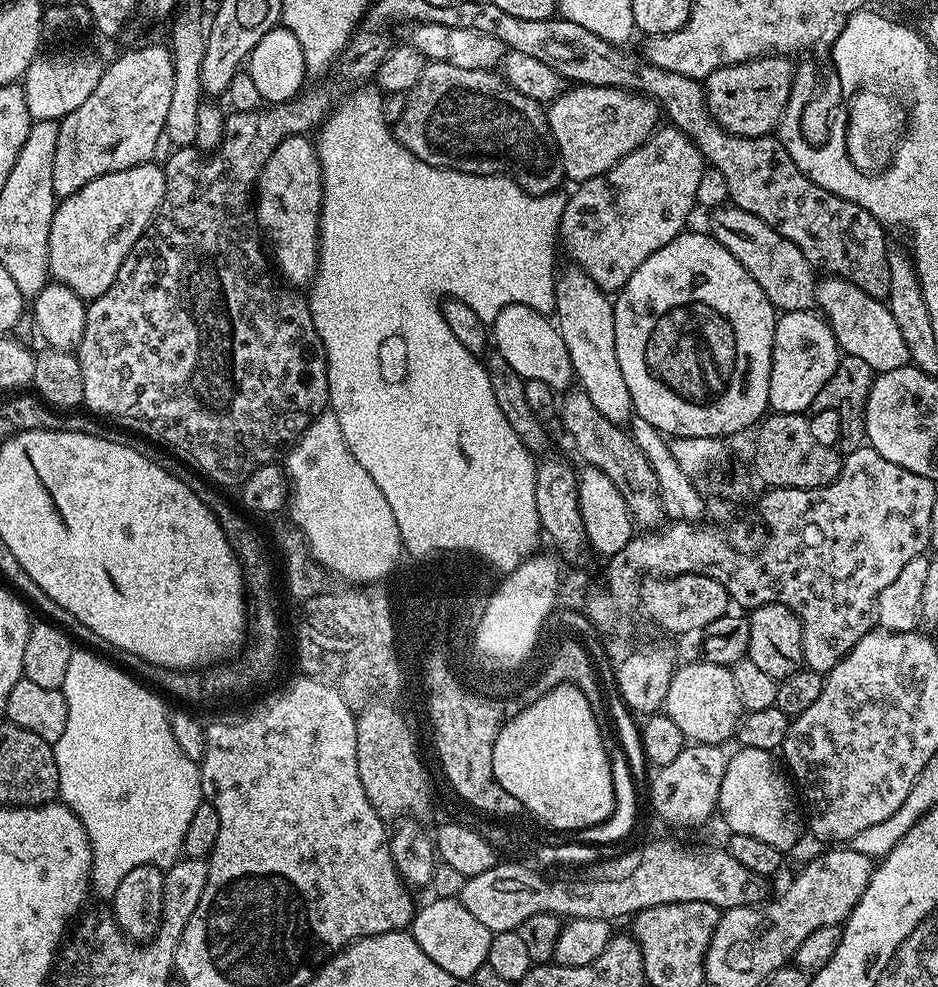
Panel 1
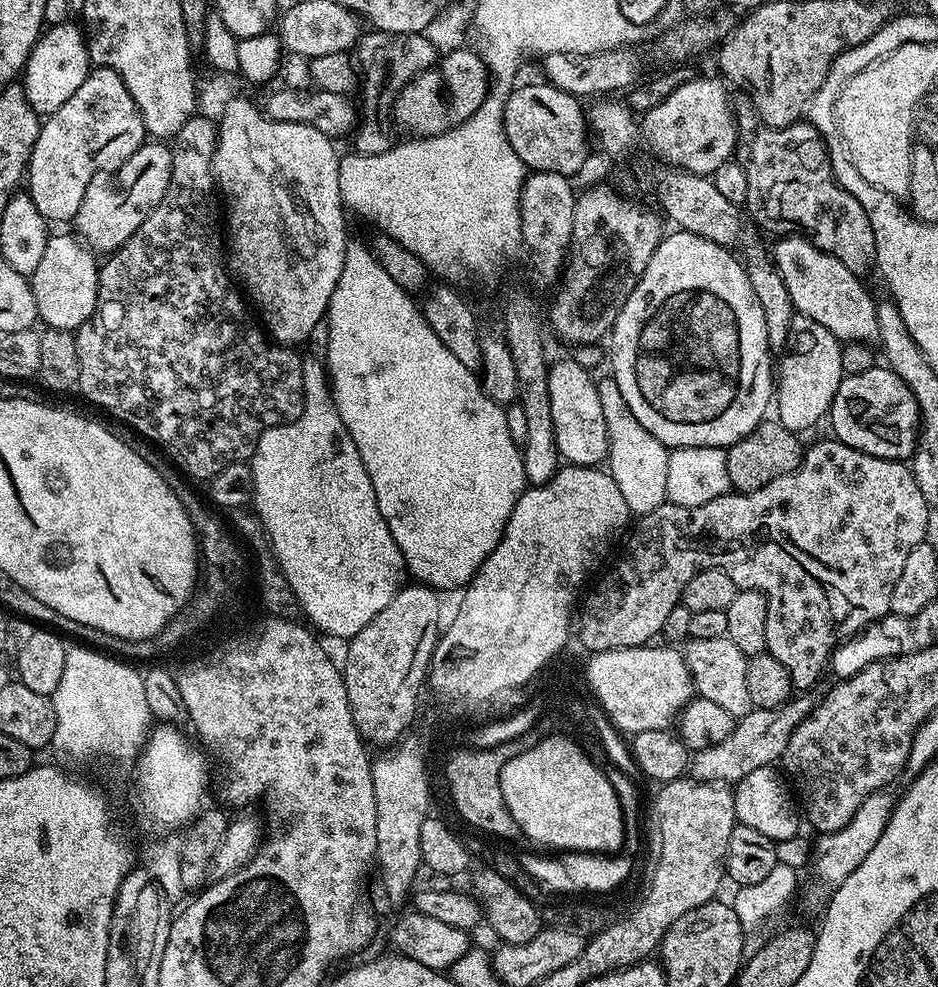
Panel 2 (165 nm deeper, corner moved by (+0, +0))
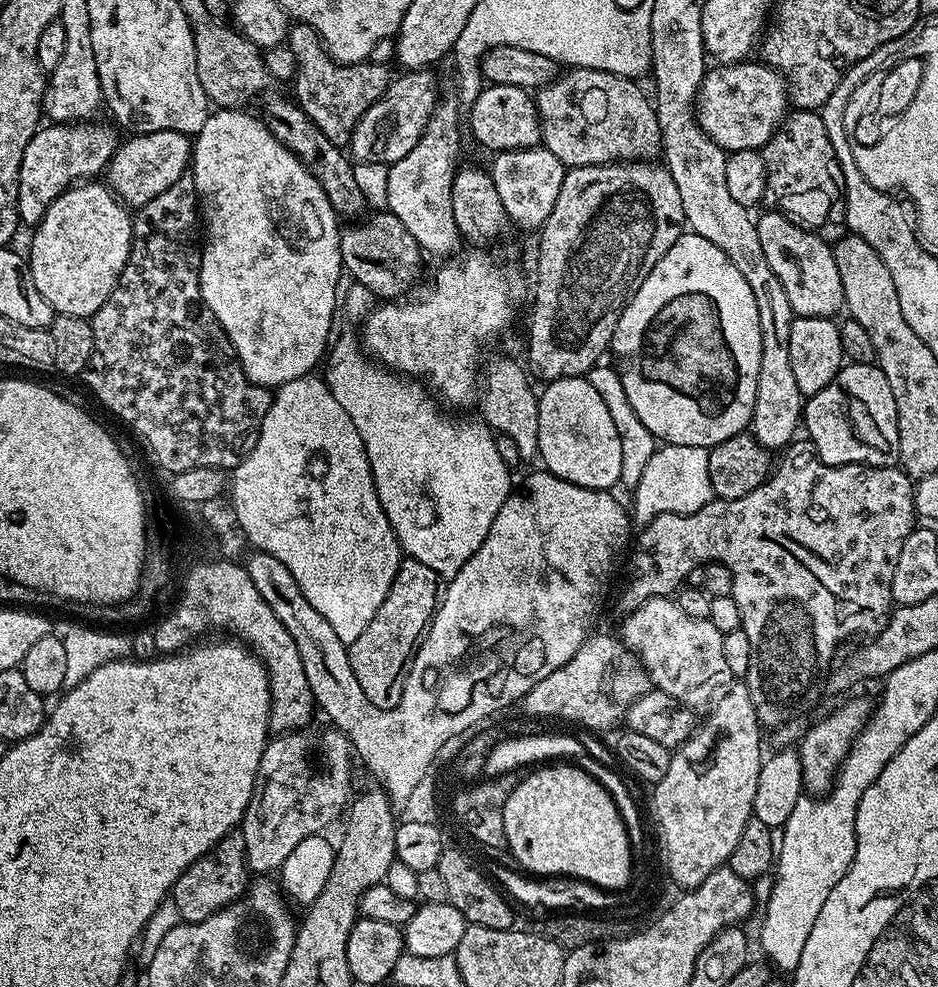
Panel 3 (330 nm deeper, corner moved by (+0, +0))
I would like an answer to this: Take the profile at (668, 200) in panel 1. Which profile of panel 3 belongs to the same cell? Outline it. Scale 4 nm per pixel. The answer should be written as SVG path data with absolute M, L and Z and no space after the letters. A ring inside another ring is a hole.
M758 60L717 63L712 67L705 71L700 95L696 97L696 121L725 153L763 149L787 115L787 81L775 68Z

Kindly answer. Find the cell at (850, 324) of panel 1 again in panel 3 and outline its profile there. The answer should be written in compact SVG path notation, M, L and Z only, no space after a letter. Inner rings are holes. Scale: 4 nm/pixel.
M779 210L765 211L764 217L756 220L758 242L762 242L762 251L766 253L766 262L770 262L770 270L778 274L778 282L782 282L782 290L786 290L786 298L790 298L790 306L796 316L827 316L835 317L836 311L844 308L842 294L842 278L838 274L838 265L834 263L832 244L815 231L802 228L789 220Z

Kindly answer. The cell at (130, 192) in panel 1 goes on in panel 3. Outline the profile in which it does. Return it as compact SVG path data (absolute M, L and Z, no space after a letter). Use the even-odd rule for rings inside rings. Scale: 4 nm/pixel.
M158 130L157 132L142 132L127 137L129 140L119 145L112 155L112 163L106 169L106 180L113 192L129 209L138 210L146 202L158 198L162 190L170 190L178 178L182 178L189 171L192 158L193 141L183 132L174 130Z

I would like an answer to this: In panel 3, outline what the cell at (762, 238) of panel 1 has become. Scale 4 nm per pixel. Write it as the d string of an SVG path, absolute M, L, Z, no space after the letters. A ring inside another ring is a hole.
M573 68L561 71L555 80L552 80L543 88L535 93L534 99L536 109L540 115L540 138L543 147L550 150L550 154L554 154L554 158L558 158L564 163L565 169L581 168L582 166L594 166L595 164L615 164L617 162L648 162L653 158L661 155L660 147L660 127L658 126L658 118L656 117L656 109L653 101L639 88L635 79L619 76L618 74L610 74L602 70L594 70L593 68Z

